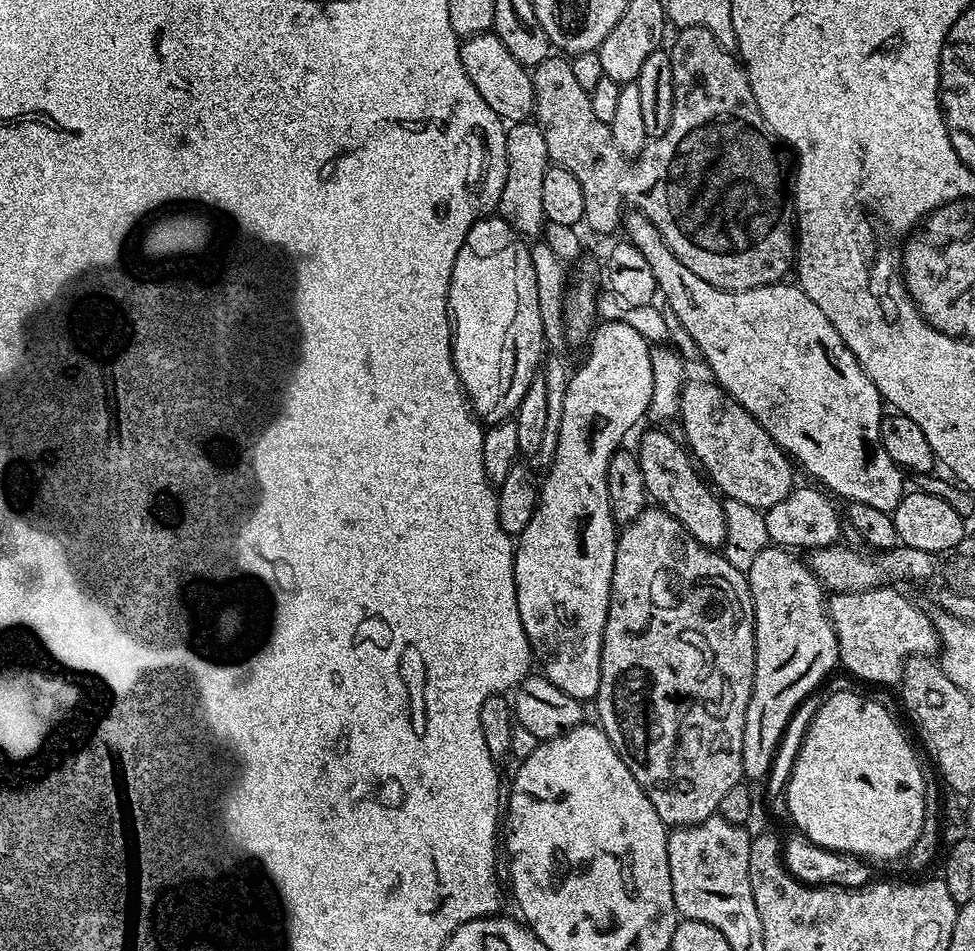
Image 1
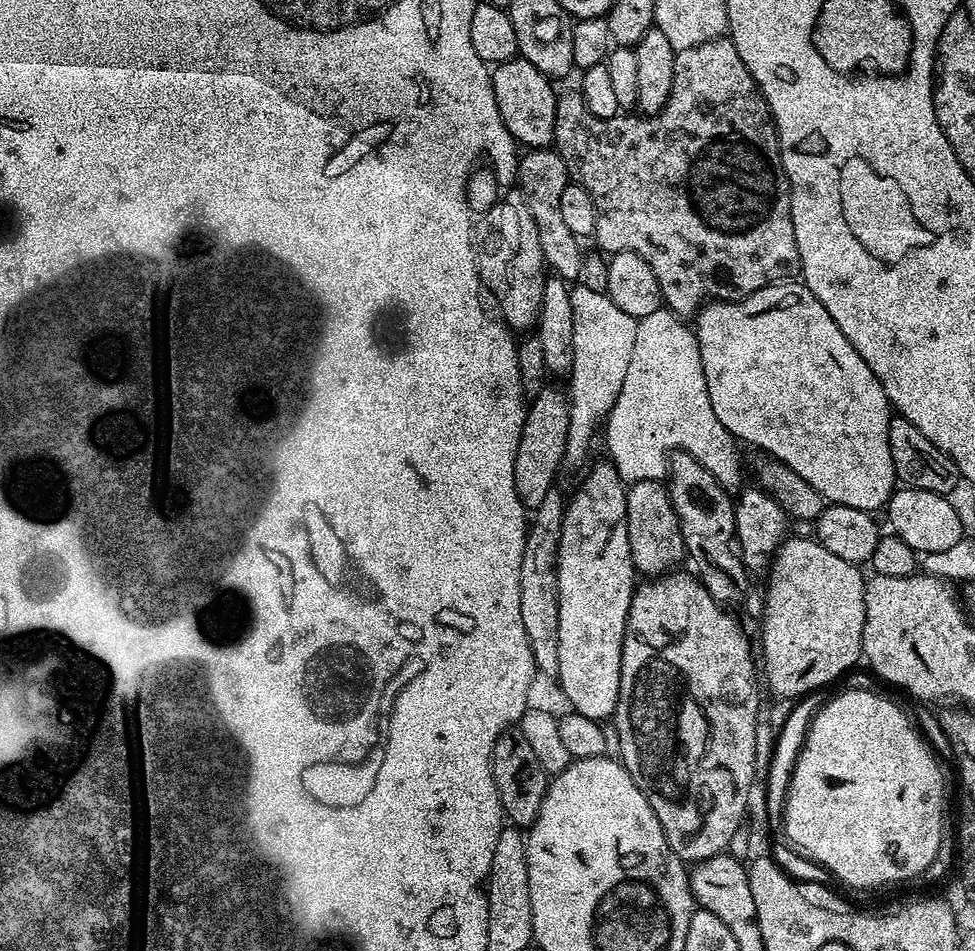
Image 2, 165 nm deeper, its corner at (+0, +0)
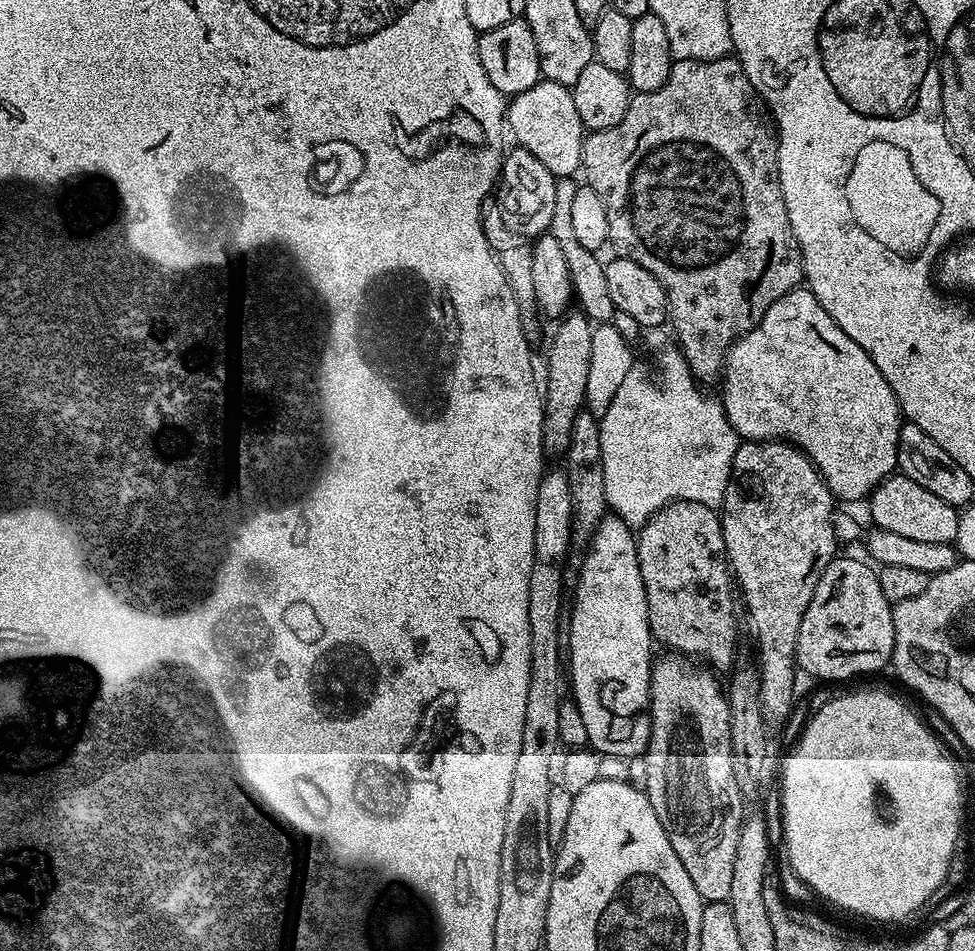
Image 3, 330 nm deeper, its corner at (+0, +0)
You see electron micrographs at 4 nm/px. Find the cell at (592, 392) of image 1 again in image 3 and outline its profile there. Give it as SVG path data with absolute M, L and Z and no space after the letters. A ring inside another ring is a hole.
M605 514L600 519L591 544L583 553L584 565L581 566L580 577L576 580L576 601L573 604L571 601L570 604L572 621L569 624L567 621L566 624L566 664L570 669L570 696L581 711L589 745L605 756L643 757L652 729L651 719L646 718L645 713L649 711L654 641L648 621L642 570L638 566L636 537L633 525L622 517Z

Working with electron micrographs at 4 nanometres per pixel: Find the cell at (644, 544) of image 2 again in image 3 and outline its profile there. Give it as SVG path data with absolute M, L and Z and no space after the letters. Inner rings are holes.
M671 501L649 517L639 529L636 553L646 590L648 621L653 641L657 645L665 644L668 647L665 649L673 653L695 658L713 669L728 667L731 669L737 659L735 656L738 592L734 587L732 569L728 567L720 512L709 505L703 505L700 501Z

